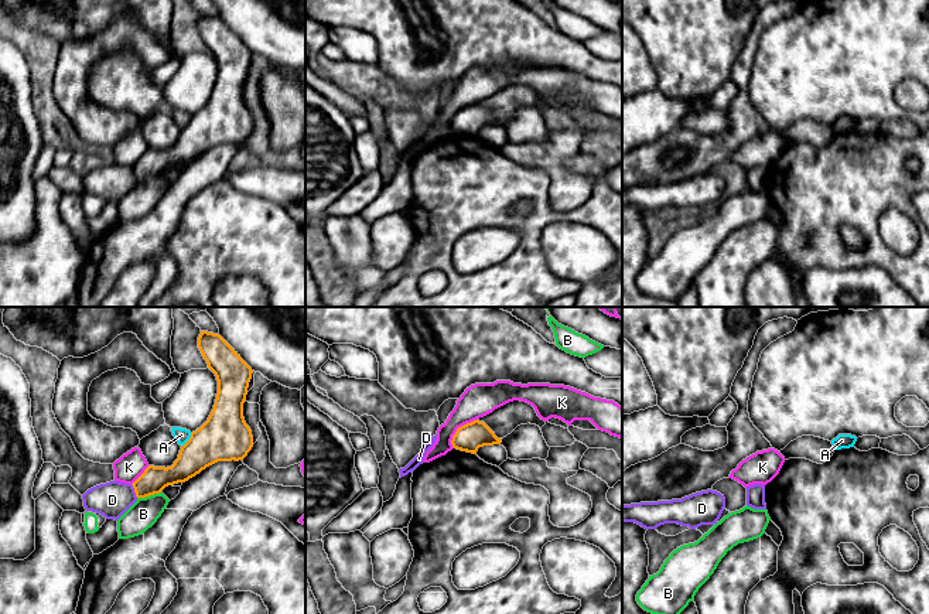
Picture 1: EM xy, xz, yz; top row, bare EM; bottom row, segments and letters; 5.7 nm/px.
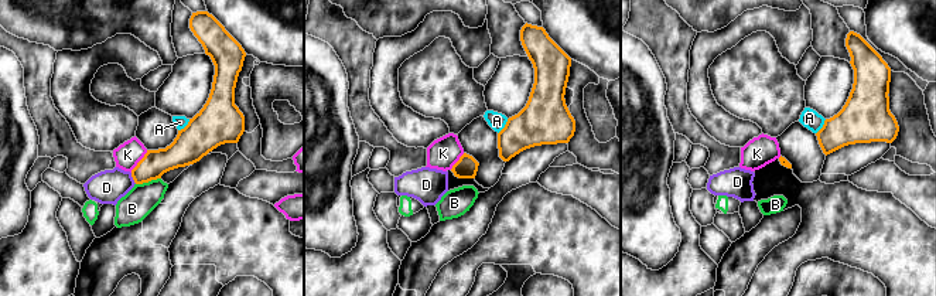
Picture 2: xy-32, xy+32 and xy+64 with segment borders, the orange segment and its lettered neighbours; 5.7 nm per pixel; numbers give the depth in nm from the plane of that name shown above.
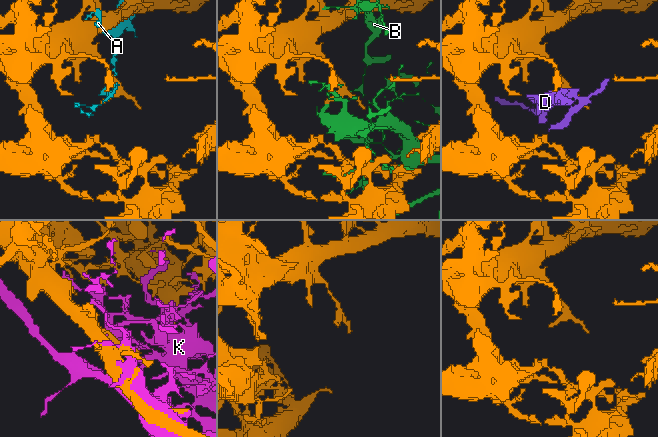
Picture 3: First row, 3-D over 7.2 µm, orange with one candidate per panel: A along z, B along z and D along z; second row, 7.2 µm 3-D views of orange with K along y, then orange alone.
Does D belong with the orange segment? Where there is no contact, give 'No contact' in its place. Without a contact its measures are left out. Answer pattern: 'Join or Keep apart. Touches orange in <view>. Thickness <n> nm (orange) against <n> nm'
Join. Touches orange in xy. Thickness 150 nm (orange) against 200 nm

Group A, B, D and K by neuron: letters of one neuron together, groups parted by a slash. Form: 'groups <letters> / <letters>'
groups A / B / D / K

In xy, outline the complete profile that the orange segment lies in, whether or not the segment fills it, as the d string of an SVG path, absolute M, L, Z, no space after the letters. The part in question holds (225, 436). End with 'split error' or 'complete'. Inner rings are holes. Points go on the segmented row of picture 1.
M201 331L198 348L218 381L208 420L191 433L171 467L148 465L133 484L110 481L88 490L82 495L86 511L117 521L139 498L185 482L218 461L243 460L252 450L252 430L243 417L252 368L219 334Z | split error

